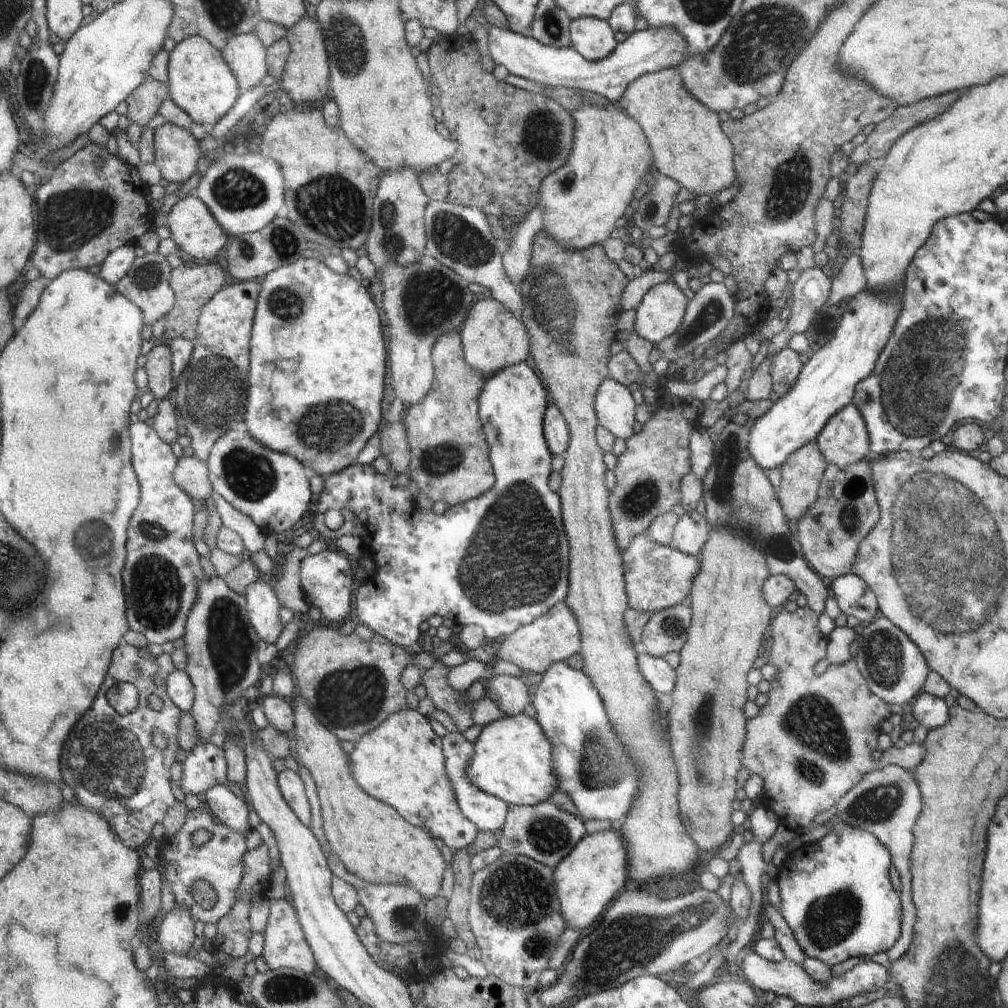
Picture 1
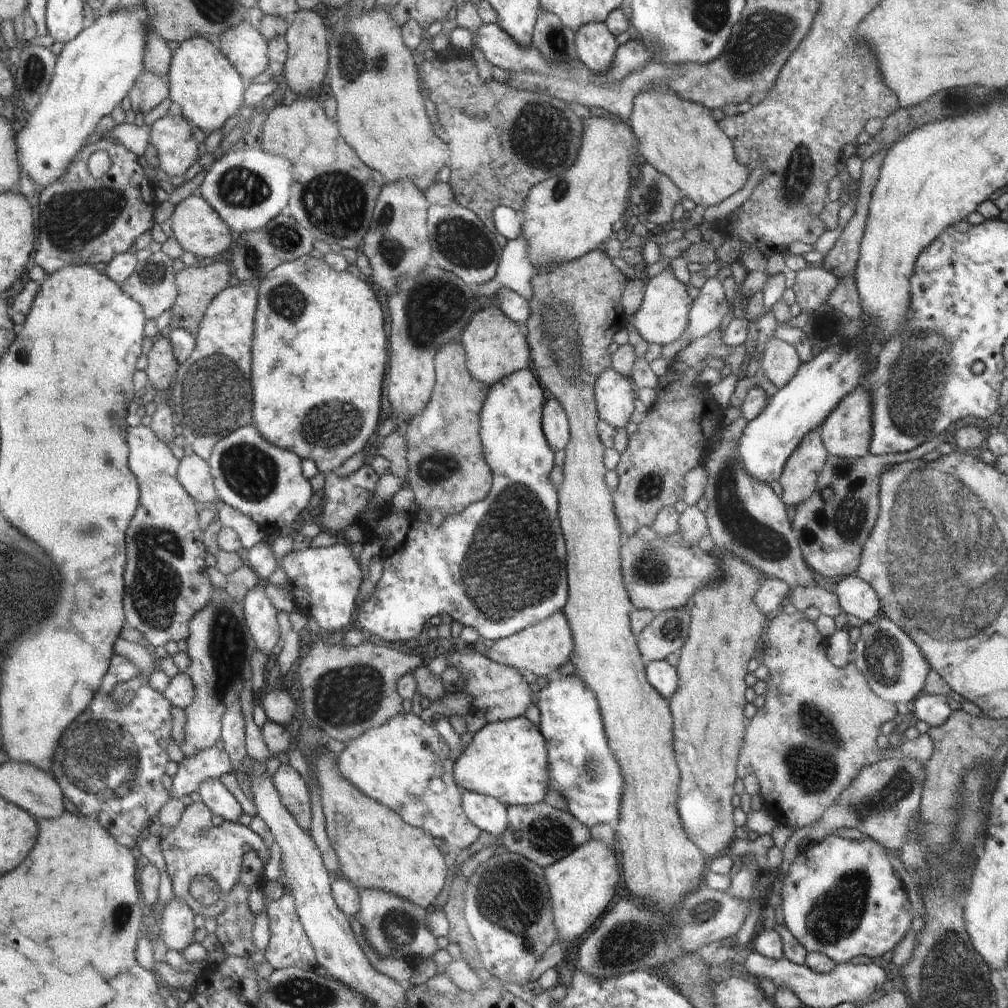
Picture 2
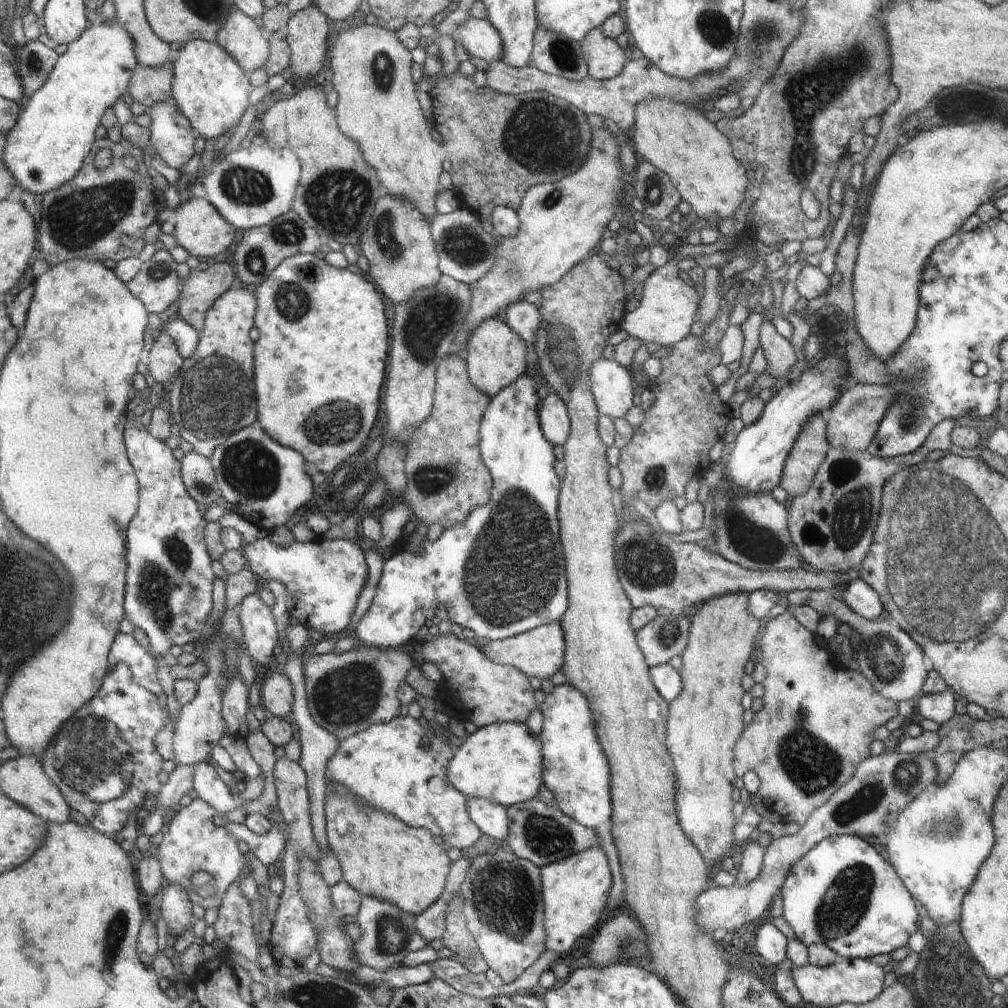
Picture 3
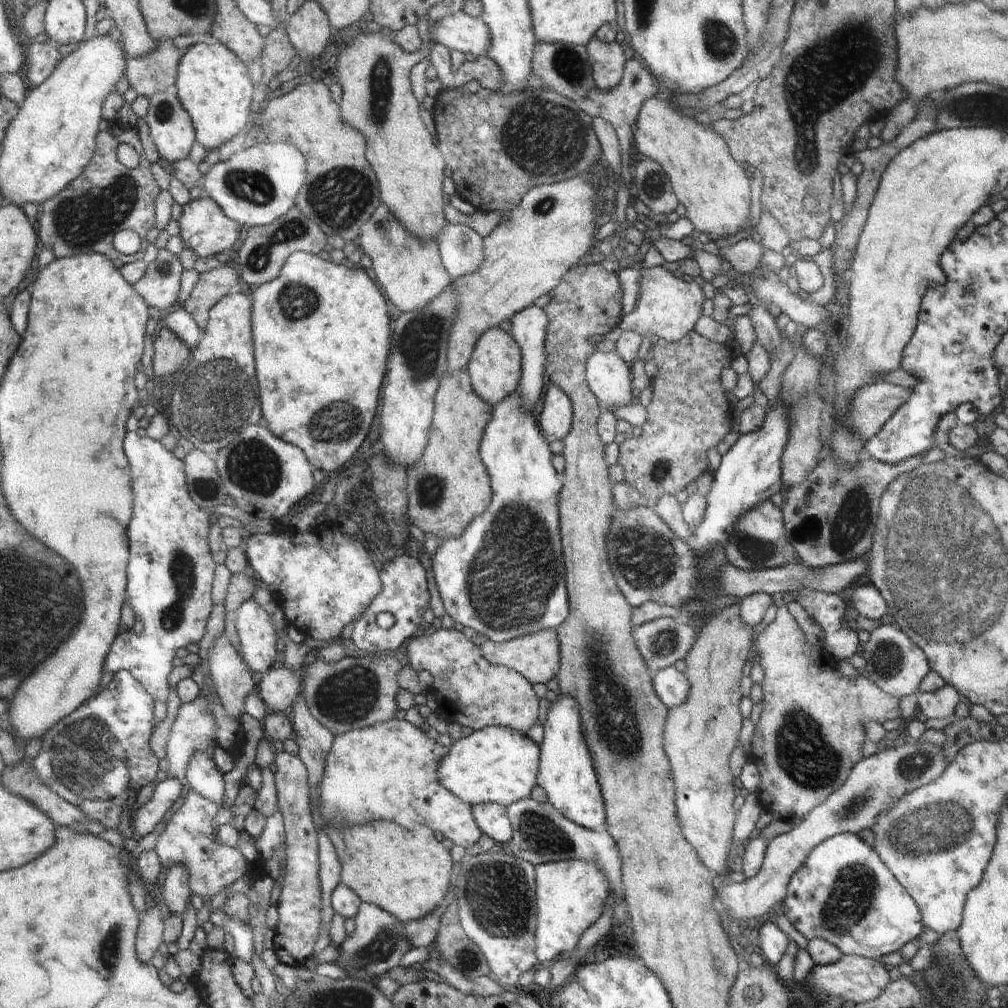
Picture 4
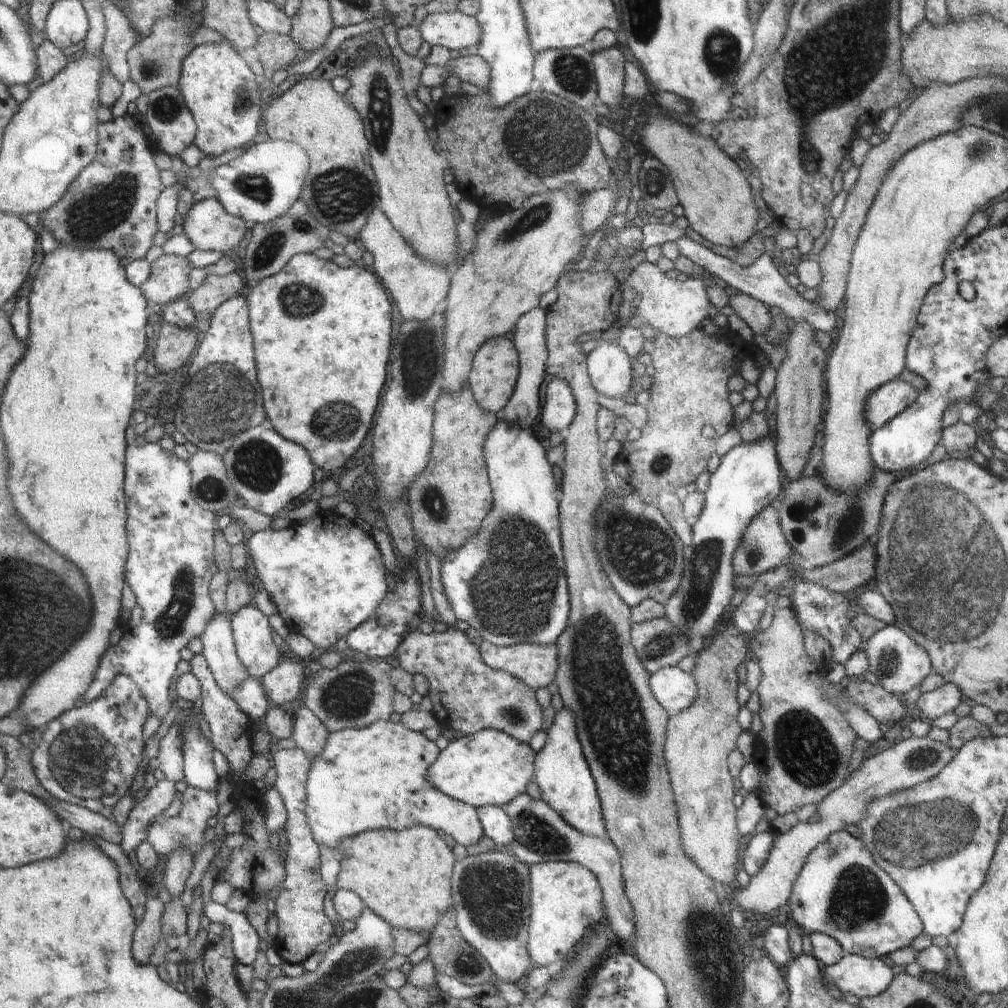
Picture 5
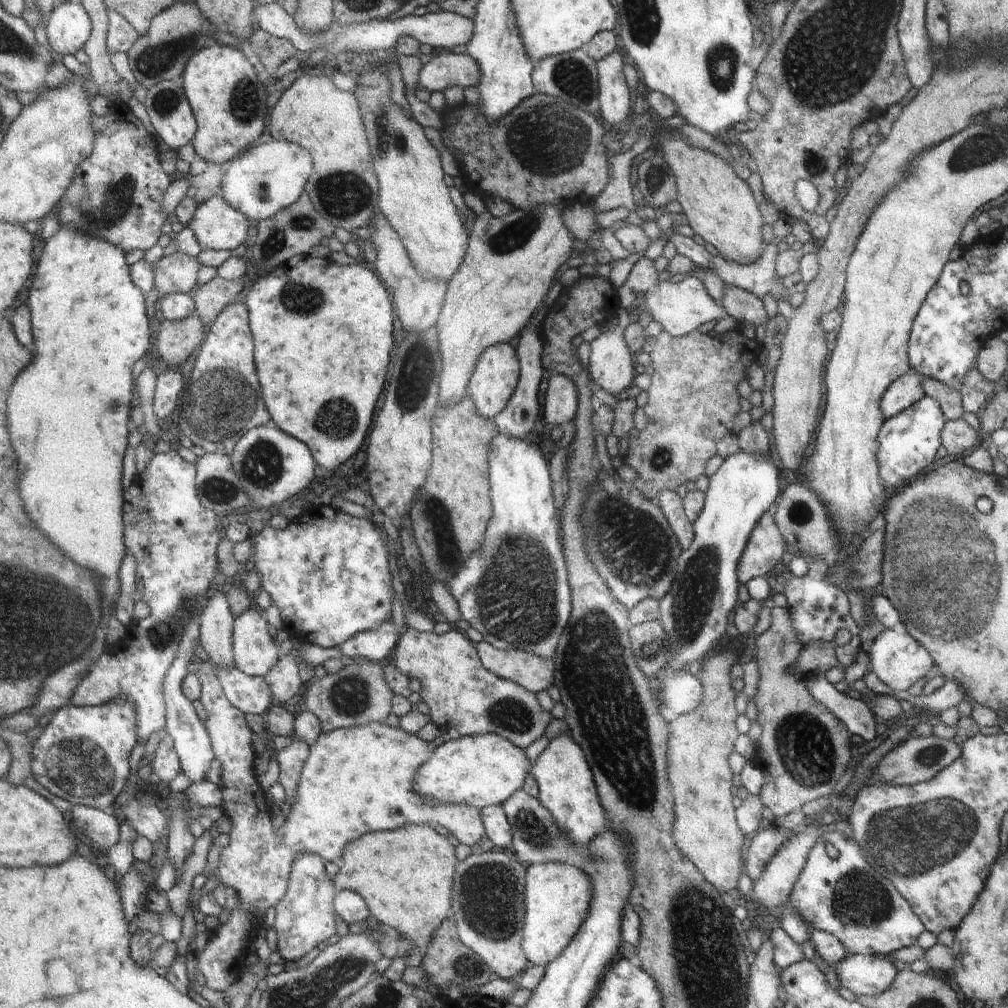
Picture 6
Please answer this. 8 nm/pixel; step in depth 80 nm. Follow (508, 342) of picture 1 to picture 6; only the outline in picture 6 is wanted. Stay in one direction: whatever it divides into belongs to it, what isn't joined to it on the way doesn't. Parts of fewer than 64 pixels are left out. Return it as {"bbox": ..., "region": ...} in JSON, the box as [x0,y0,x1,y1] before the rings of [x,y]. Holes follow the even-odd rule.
{"bbox":[468,342,520,419],"region":[[[497,342],[480,353],[469,380],[468,394],[473,398],[475,406],[483,417],[493,419],[505,408],[516,390],[518,374],[520,374],[520,366],[518,366],[516,350],[510,344]]]}

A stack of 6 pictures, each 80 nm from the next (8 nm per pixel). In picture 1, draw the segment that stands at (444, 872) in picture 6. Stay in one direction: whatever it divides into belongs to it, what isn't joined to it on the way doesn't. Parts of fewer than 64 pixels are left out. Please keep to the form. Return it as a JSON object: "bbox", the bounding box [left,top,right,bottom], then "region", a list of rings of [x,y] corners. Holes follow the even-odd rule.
{"bbox":[294,693,446,903],"region":[[[296,693],[297,728],[294,730],[296,759],[310,772],[318,791],[324,833],[350,874],[365,884],[414,888],[426,903],[438,894],[446,862],[426,829],[406,822],[392,806],[366,794],[350,774],[350,756],[340,748],[338,738],[324,728],[308,704]]]}

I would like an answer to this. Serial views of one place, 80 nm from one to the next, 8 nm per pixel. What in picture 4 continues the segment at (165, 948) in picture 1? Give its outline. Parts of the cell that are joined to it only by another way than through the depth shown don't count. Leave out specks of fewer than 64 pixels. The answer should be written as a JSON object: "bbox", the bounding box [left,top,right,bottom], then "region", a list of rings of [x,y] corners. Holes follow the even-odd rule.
{"bbox":[162,864,193,916],"region":[[[174,864],[166,868],[166,877],[162,883],[162,896],[170,909],[171,914],[182,916],[188,899],[193,895],[189,891],[188,868],[182,864]]]}

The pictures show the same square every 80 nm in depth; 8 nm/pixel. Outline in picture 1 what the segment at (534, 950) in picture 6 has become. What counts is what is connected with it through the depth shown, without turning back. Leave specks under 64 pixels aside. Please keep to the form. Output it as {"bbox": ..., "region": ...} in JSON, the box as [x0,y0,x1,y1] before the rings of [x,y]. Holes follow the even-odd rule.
{"bbox":[553,829,626,928],"region":[[[610,829],[598,834],[586,834],[578,844],[569,852],[569,854],[556,864],[553,869],[554,882],[557,886],[557,896],[561,904],[561,915],[566,920],[566,926],[582,928],[590,926],[604,910],[606,906],[614,900],[616,892],[624,886],[626,882],[626,848],[618,838],[618,832]]]}

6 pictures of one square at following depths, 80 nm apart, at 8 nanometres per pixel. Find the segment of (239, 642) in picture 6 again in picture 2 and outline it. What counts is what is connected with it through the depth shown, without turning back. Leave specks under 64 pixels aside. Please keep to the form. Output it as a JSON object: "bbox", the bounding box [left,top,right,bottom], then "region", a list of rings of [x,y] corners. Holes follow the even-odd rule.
{"bbox":[243,586,280,656],"region":[[[260,586],[252,588],[243,601],[244,622],[250,630],[250,636],[254,640],[256,652],[267,656],[274,655],[272,648],[280,642],[278,638],[278,622],[276,622],[276,608],[266,598],[264,590]]]}

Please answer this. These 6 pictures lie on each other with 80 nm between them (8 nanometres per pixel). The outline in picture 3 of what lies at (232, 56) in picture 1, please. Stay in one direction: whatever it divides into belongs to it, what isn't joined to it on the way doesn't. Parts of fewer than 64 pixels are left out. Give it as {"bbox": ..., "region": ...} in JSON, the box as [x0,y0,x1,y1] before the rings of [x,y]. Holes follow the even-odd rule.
{"bbox":[215,6,269,73],"region":[[[232,6],[229,18],[217,34],[215,43],[224,47],[246,73],[263,68],[269,61],[269,40],[254,24],[254,20]]]}

